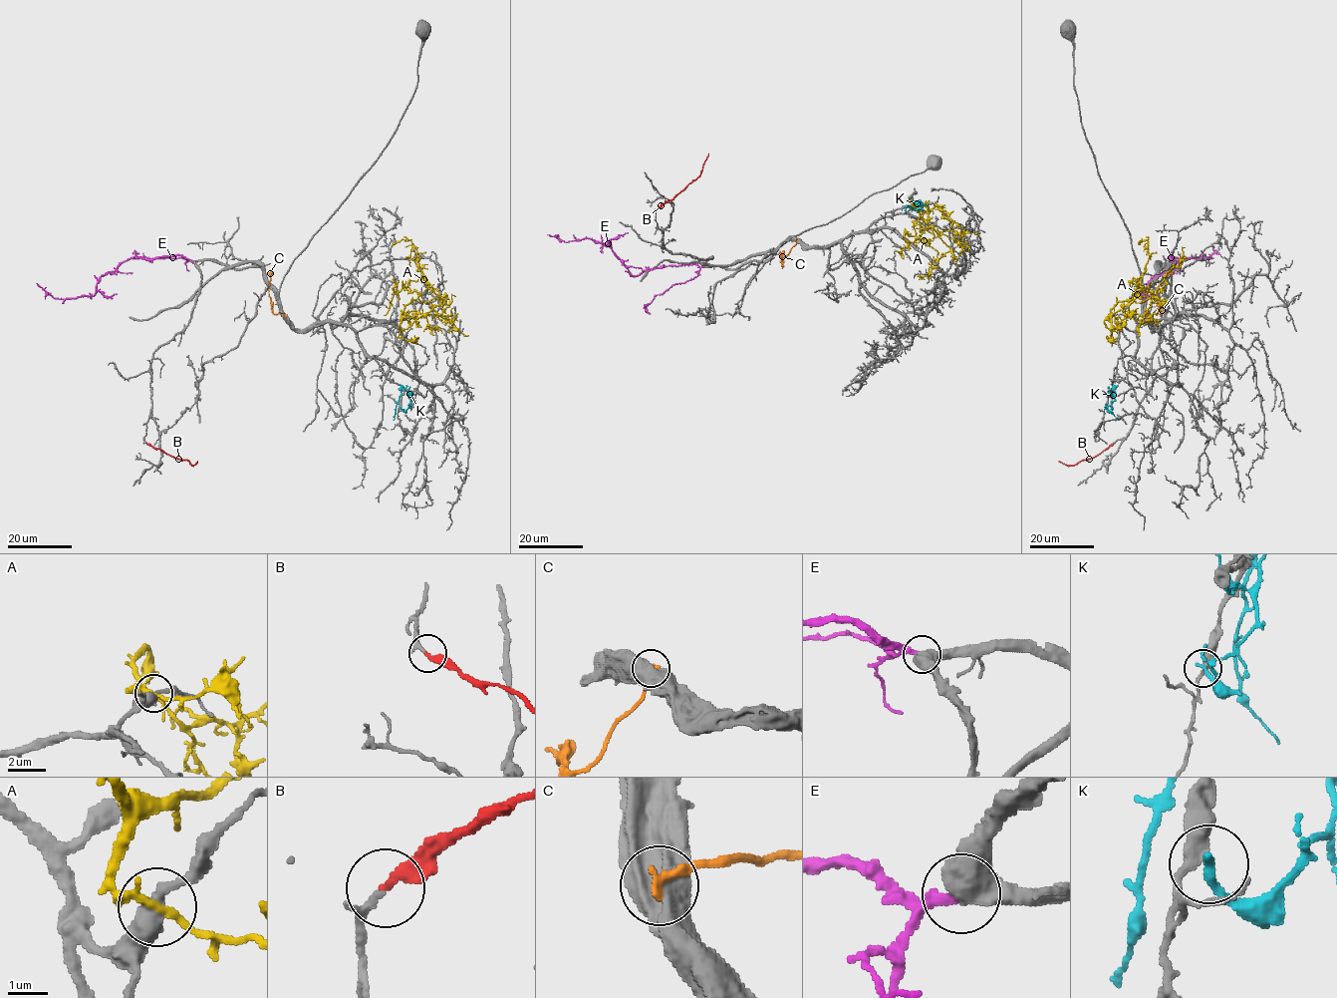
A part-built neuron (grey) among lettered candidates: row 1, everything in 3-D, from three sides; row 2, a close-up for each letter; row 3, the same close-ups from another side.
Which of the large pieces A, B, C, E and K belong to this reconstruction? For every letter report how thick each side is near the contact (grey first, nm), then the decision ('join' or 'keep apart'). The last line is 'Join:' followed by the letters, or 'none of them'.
A: calibres 420 and 190 nm; keep apart
B: calibres 130 and 320 nm; join
C: calibres 550 and 260 nm; keep apart
E: calibres 480 and 280 nm; join
K: calibres 360 and 240 nm; keep apart
Join: B, E

